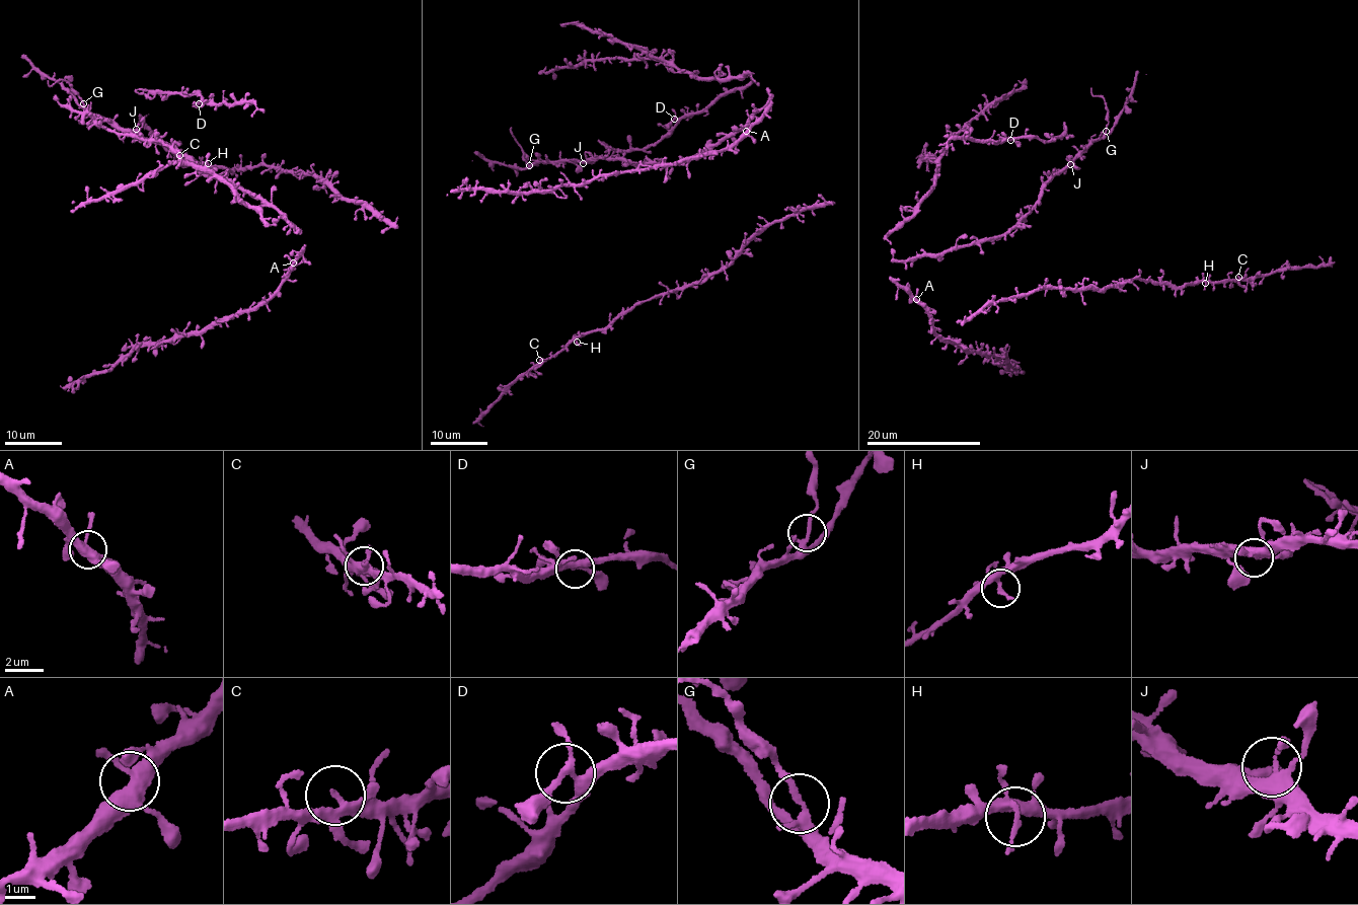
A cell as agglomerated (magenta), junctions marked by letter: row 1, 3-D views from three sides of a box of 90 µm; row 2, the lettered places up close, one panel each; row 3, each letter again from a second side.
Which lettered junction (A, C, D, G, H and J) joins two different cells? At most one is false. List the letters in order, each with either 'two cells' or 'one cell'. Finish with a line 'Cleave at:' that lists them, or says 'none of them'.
A: one cell
C: one cell
D: one cell
G: two cells
H: one cell
J: one cell
Cleave at: G

